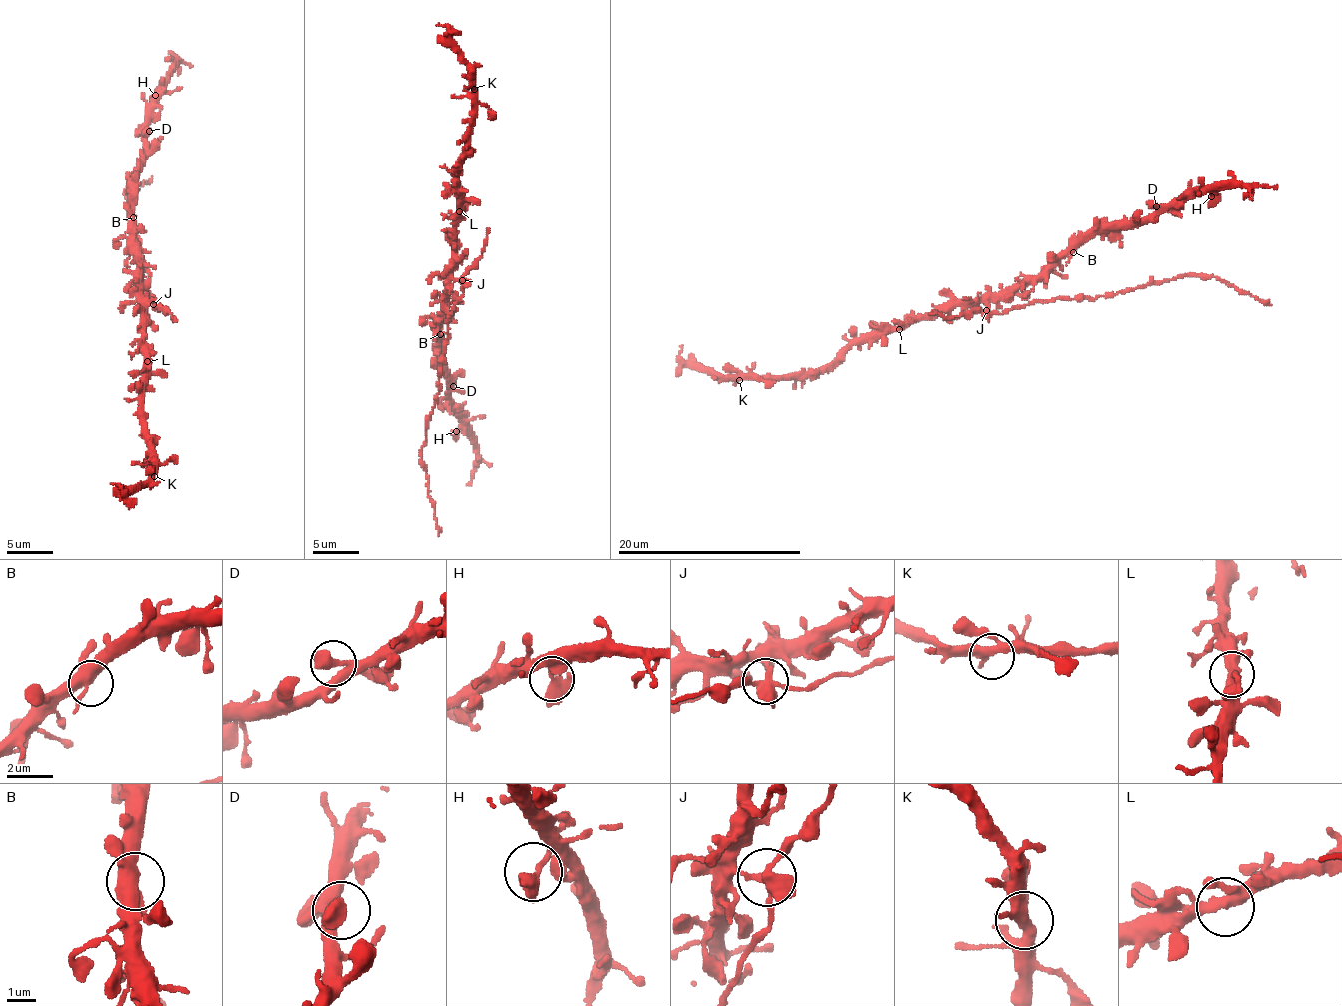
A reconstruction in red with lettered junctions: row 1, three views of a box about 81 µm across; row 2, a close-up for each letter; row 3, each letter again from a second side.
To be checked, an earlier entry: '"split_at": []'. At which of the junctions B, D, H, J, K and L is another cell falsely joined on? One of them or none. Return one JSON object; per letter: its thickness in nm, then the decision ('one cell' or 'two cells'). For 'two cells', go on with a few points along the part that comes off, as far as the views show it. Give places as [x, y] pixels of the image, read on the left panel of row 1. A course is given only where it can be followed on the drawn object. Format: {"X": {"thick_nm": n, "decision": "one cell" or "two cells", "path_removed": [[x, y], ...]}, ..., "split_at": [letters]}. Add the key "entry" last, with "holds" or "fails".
{"B": {"thick_nm": 420, "decision": "one cell"}, "D": {"thick_nm": 440, "decision": "one cell"}, "H": {"thick_nm": 420, "decision": "one cell"}, "J": {"thick_nm": 360, "decision": "one cell"}, "K": {"thick_nm": 360, "decision": "one cell"}, "L": {"thick_nm": 360, "decision": "one cell"}, "split_at": [], "entry": "holds"}

